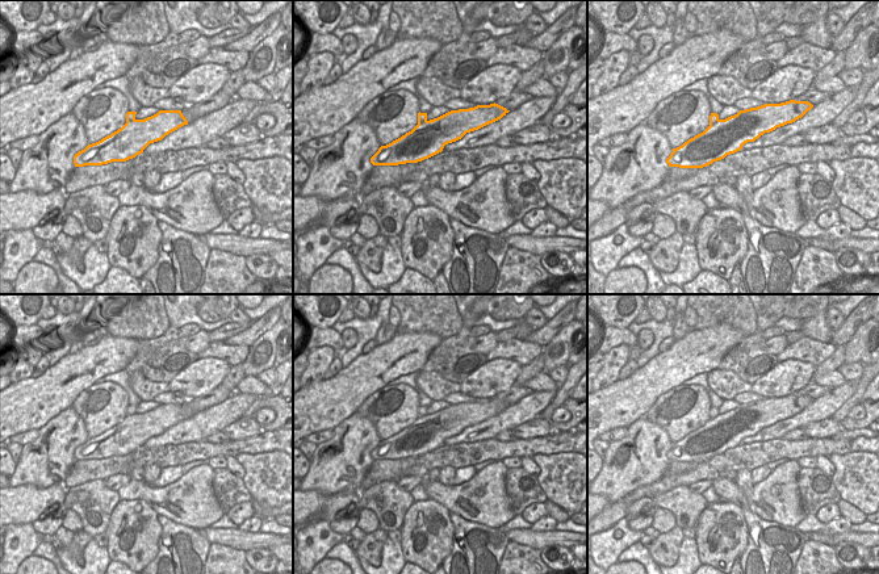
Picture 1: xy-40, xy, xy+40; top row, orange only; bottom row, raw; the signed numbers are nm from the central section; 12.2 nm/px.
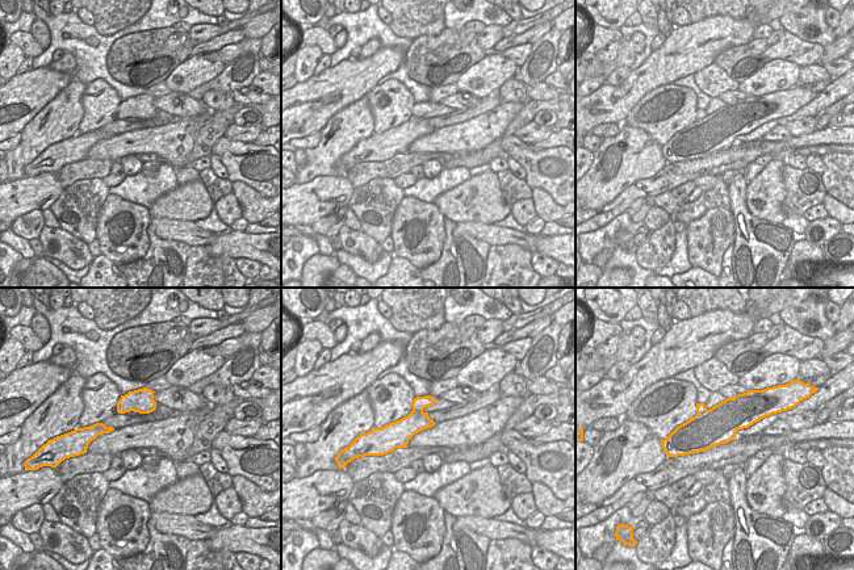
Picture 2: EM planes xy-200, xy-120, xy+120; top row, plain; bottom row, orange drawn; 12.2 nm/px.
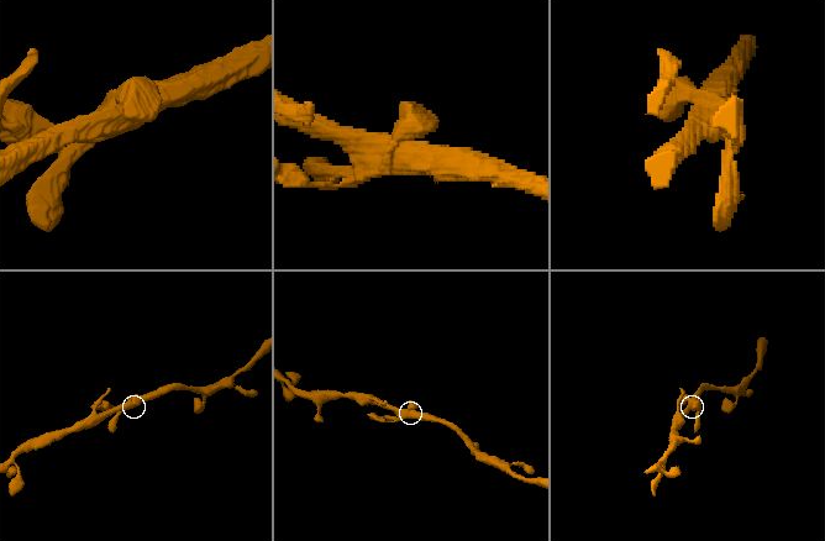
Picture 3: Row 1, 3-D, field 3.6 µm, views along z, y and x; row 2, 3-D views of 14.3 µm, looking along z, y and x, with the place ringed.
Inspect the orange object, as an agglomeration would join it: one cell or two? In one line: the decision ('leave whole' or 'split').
leave whole

